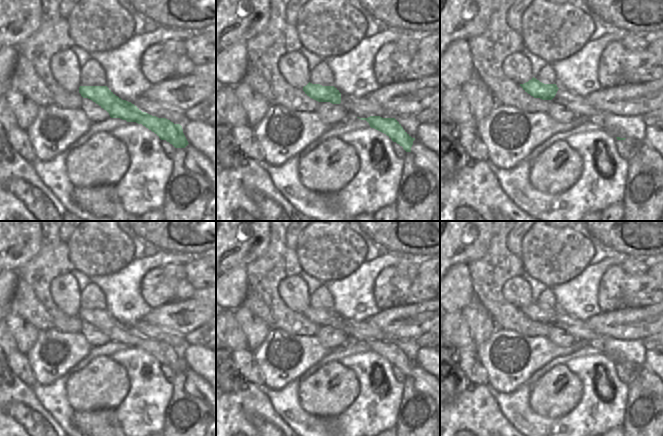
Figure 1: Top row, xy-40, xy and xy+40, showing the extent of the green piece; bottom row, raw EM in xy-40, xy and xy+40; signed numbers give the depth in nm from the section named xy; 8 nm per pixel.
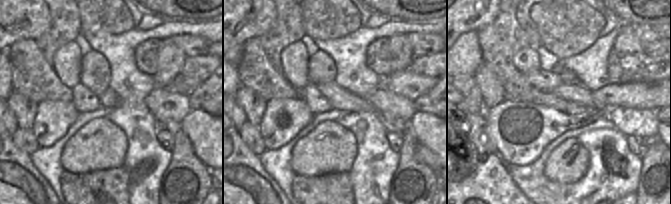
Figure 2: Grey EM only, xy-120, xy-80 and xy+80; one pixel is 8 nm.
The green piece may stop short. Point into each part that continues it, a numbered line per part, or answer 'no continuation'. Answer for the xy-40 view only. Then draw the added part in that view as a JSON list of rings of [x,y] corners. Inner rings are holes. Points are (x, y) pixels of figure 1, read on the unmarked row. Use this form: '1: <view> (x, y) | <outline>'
1: xy-40 (195, 384) | [[[188,368],[185,371],[185,389],[207,403],[213,420],[216,420],[216,393],[209,382]]]

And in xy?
1: xy (424, 382) | [[[416,364],[413,365],[411,377],[415,389],[428,394],[435,401],[440,413],[440,382],[437,378]]]

